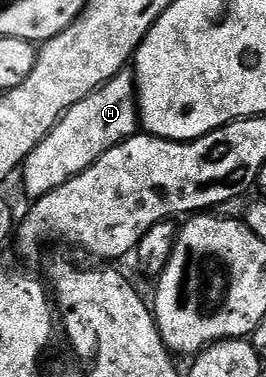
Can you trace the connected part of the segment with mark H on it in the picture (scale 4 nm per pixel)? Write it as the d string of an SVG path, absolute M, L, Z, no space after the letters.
M121 72L113 76L106 84L102 84L90 96L78 100L65 112L60 123L30 152L22 167L24 174L24 190L29 199L35 200L54 192L54 188L62 188L74 176L86 172L110 148L122 144L141 125L136 79L131 73Z

